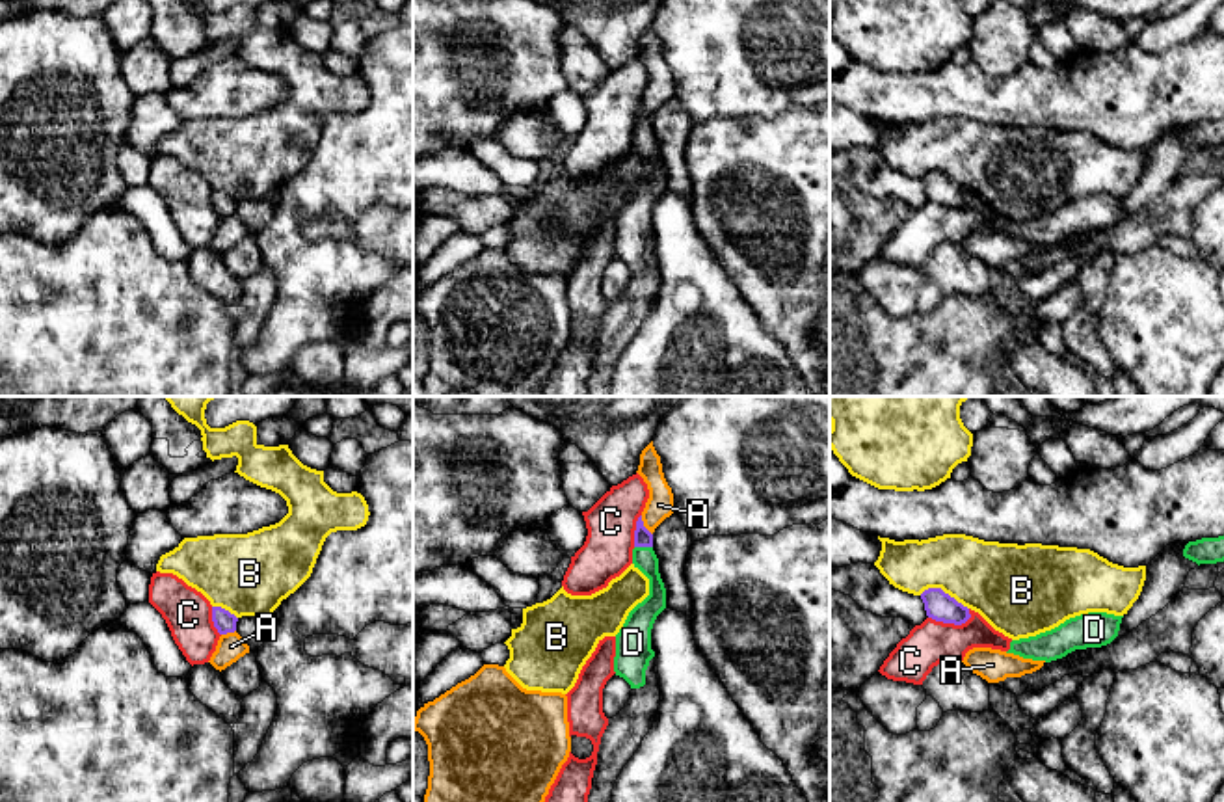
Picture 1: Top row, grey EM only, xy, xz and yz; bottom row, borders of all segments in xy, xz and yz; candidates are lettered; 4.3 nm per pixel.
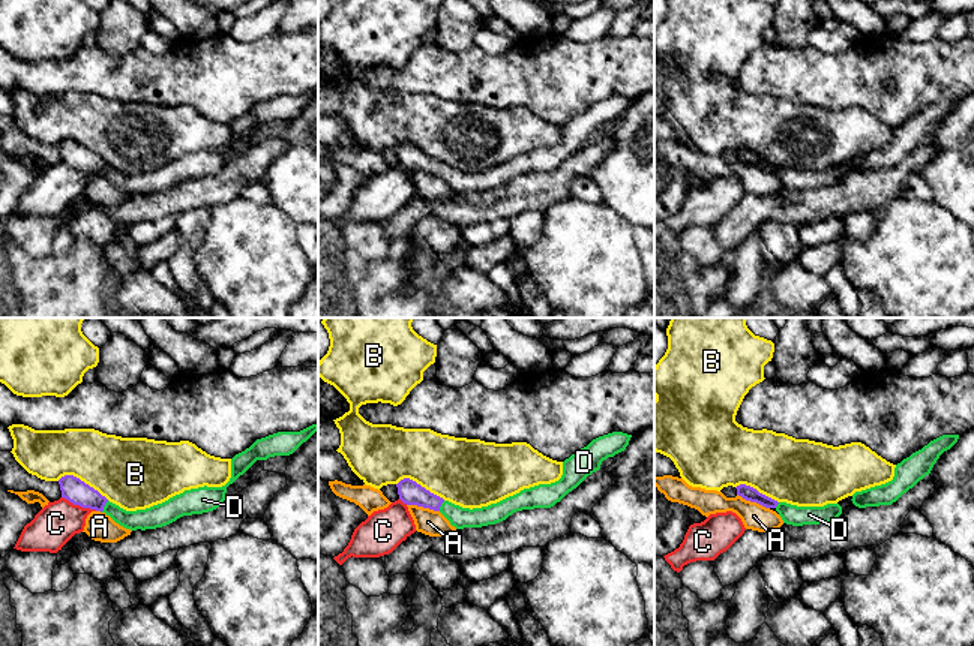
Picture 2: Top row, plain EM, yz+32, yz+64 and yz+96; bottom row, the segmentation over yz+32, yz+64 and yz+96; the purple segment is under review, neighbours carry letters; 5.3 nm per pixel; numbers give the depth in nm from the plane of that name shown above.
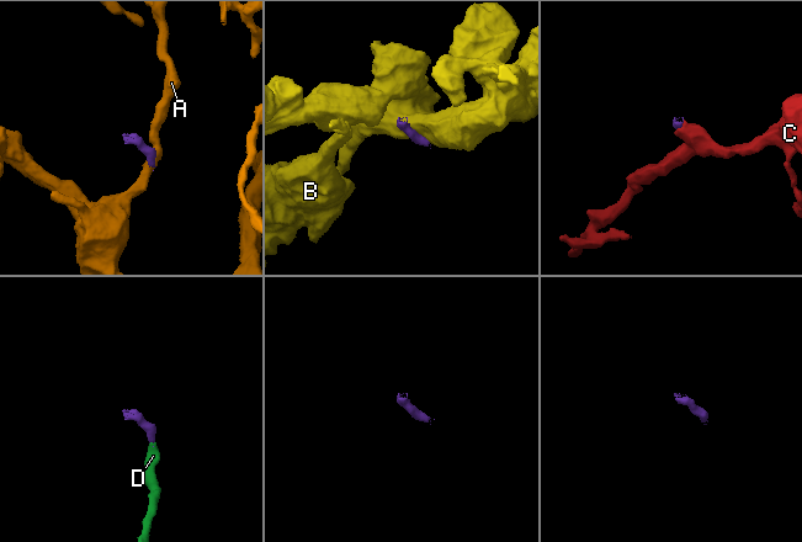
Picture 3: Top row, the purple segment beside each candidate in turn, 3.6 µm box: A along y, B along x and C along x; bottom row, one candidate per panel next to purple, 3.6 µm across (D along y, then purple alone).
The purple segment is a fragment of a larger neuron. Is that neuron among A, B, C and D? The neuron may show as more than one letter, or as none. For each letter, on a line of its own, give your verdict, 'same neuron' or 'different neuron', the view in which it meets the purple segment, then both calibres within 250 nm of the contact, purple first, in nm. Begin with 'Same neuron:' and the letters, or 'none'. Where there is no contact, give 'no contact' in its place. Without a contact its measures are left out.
Same neuron: D
A: different neuron; meets purple in xz; 80 nm thick on the purple side, 120 nm on the other
B: different neuron; meets purple in yz; 120 nm thick on the purple side, 320 nm on the other
C: different neuron; meets purple in yz; 120 nm thick on the purple side, 190 nm on the other
D: same neuron; meets purple in xz; 80 nm thick on the purple side, 100 nm on the other

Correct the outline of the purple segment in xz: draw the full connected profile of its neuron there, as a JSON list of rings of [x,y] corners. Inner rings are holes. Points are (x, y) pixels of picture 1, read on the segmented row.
[[[642,515],[634,530],[632,564],[649,579],[649,595],[629,612],[616,635],[614,672],[631,688],[640,688],[645,685],[645,670],[655,657],[651,629],[657,616],[666,608],[666,588],[653,551],[653,534],[644,527]]]

